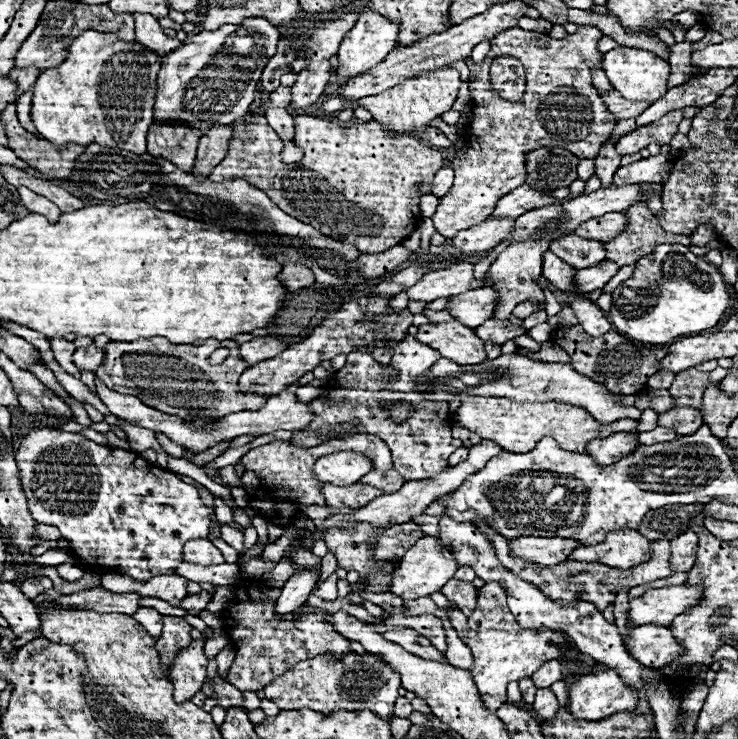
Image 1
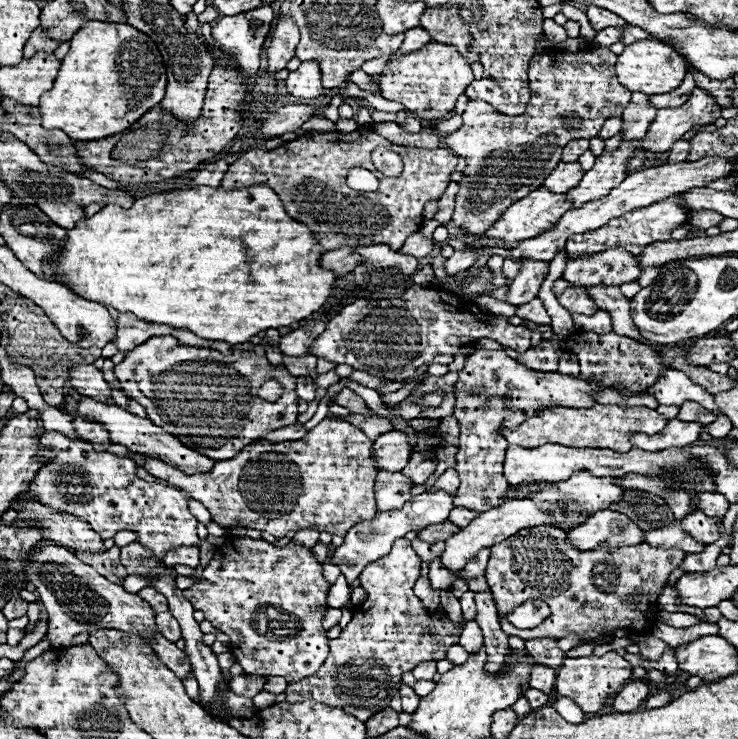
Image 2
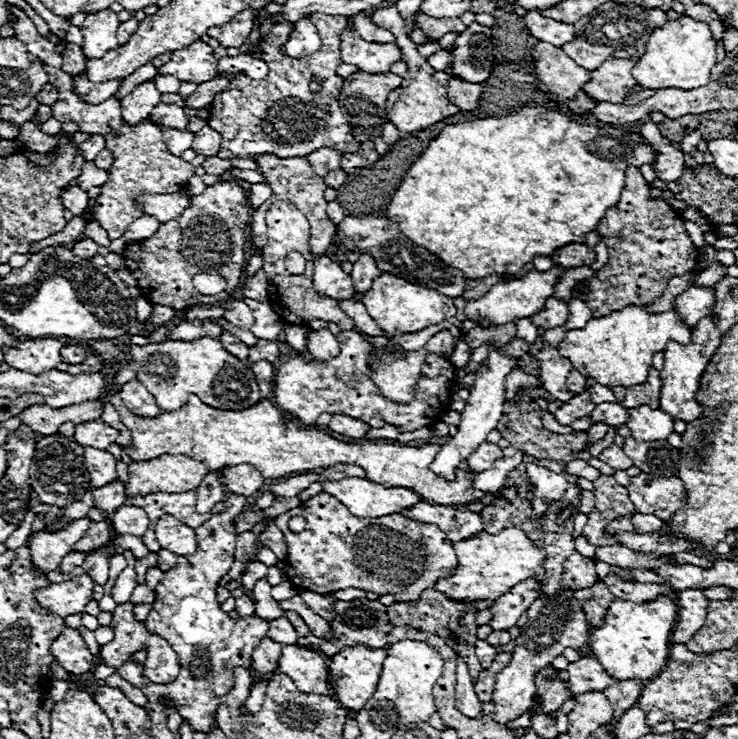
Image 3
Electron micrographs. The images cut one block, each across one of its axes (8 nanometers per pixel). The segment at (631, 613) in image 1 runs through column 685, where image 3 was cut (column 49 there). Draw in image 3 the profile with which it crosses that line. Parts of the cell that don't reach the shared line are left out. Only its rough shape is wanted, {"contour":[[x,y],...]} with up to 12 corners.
{"contour":[[84,574],[40,588],[34,598],[66,618],[84,612],[92,578]]}

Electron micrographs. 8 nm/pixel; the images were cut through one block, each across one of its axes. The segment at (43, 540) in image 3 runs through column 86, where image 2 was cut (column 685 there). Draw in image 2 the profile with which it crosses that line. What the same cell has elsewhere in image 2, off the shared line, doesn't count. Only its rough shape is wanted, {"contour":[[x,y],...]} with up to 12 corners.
{"contour":[[704,512],[686,516],[682,526],[692,538],[712,544],[720,538],[720,518]]}

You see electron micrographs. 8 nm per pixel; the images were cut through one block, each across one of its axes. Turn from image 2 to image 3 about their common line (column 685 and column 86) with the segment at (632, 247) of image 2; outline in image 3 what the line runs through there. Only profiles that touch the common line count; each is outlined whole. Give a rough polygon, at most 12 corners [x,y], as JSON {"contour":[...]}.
{"contour":[[152,122],[106,136],[114,162],[86,222],[110,240],[142,216],[140,192],[180,192],[194,166]]}

